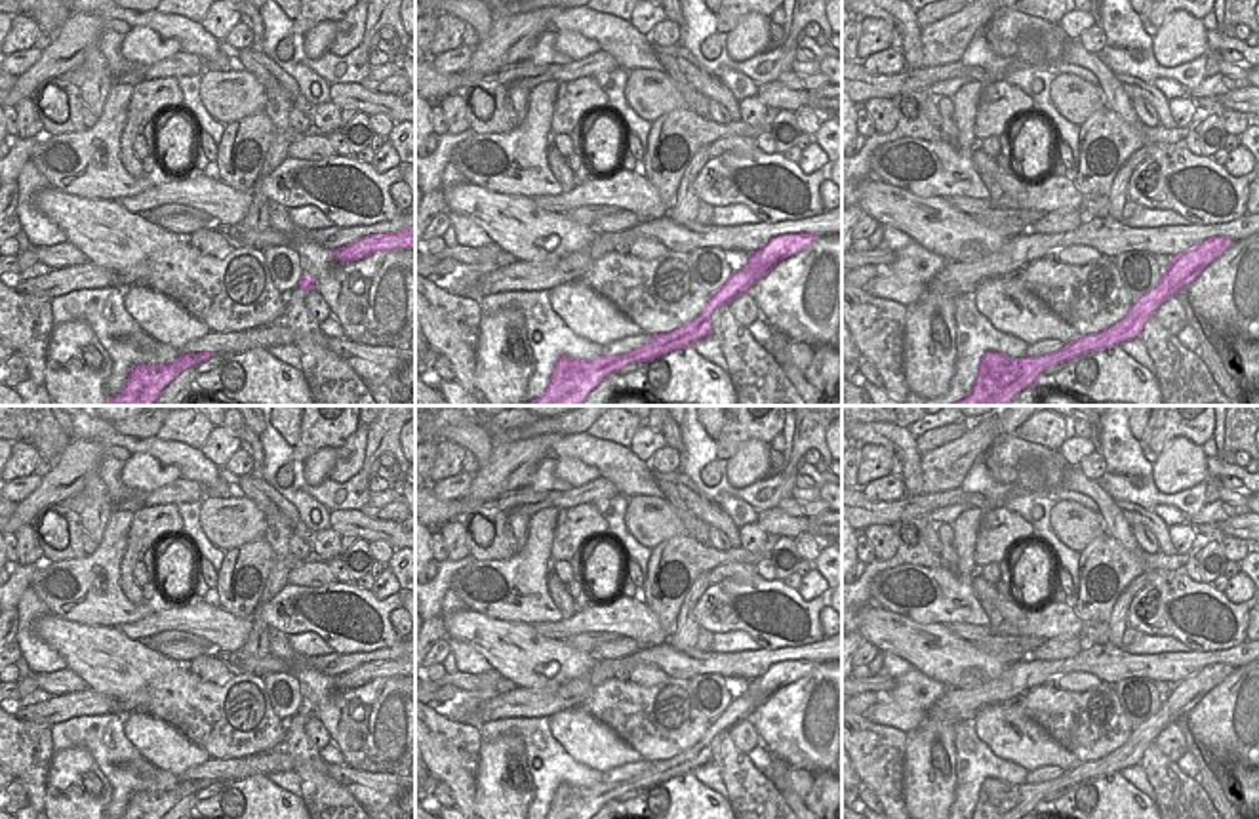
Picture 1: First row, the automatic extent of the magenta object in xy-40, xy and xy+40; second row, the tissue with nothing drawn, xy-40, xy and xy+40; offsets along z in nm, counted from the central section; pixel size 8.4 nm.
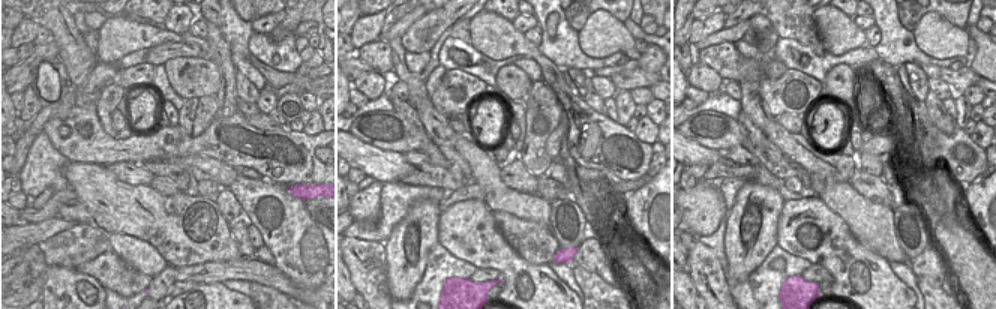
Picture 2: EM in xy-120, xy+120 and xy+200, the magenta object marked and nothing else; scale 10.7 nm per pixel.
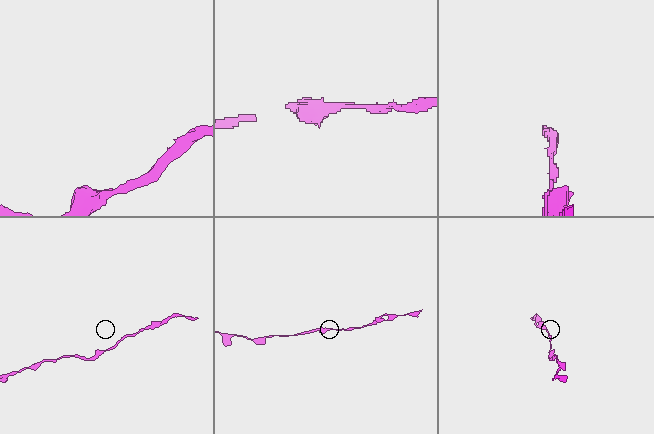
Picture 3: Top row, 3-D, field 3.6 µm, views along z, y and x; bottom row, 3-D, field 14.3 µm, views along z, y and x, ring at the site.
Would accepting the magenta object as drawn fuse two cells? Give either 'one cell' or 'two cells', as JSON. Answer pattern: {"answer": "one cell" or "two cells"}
{"answer": "one cell"}

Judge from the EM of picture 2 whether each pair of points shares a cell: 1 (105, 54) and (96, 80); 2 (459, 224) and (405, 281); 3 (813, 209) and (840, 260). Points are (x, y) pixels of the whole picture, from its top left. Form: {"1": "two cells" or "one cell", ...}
{"1": "two cells", "2": "two cells", "3": "one cell"}

